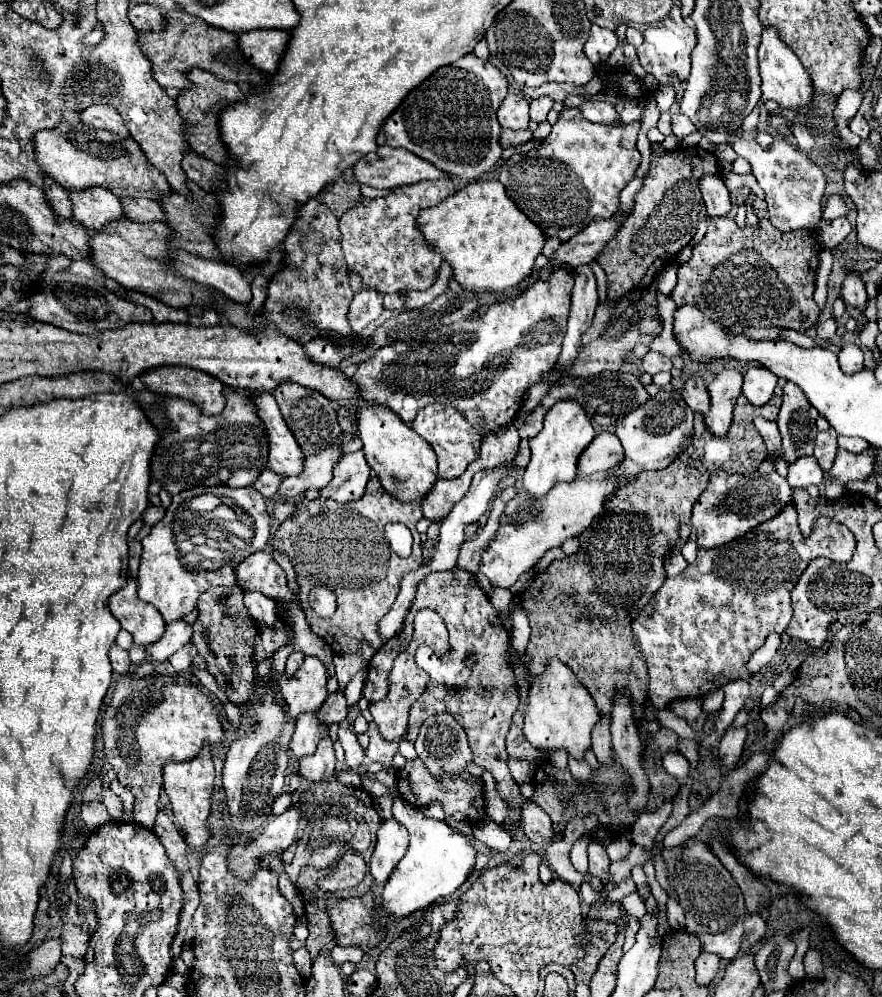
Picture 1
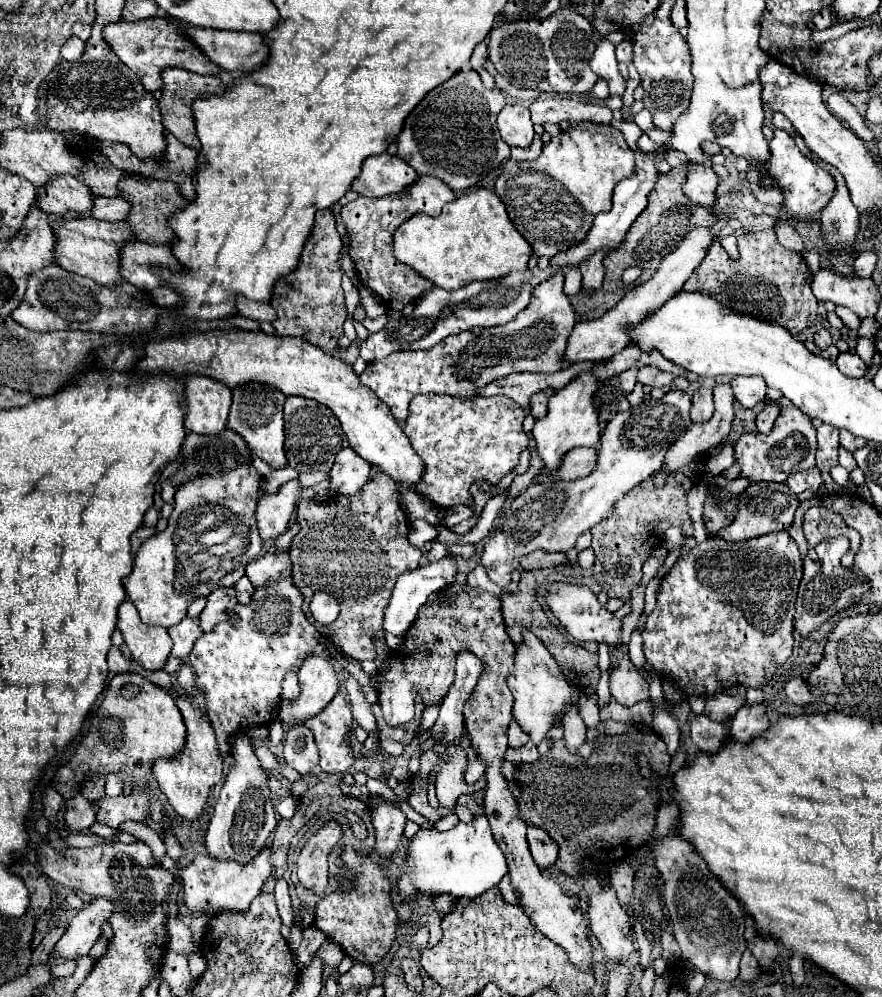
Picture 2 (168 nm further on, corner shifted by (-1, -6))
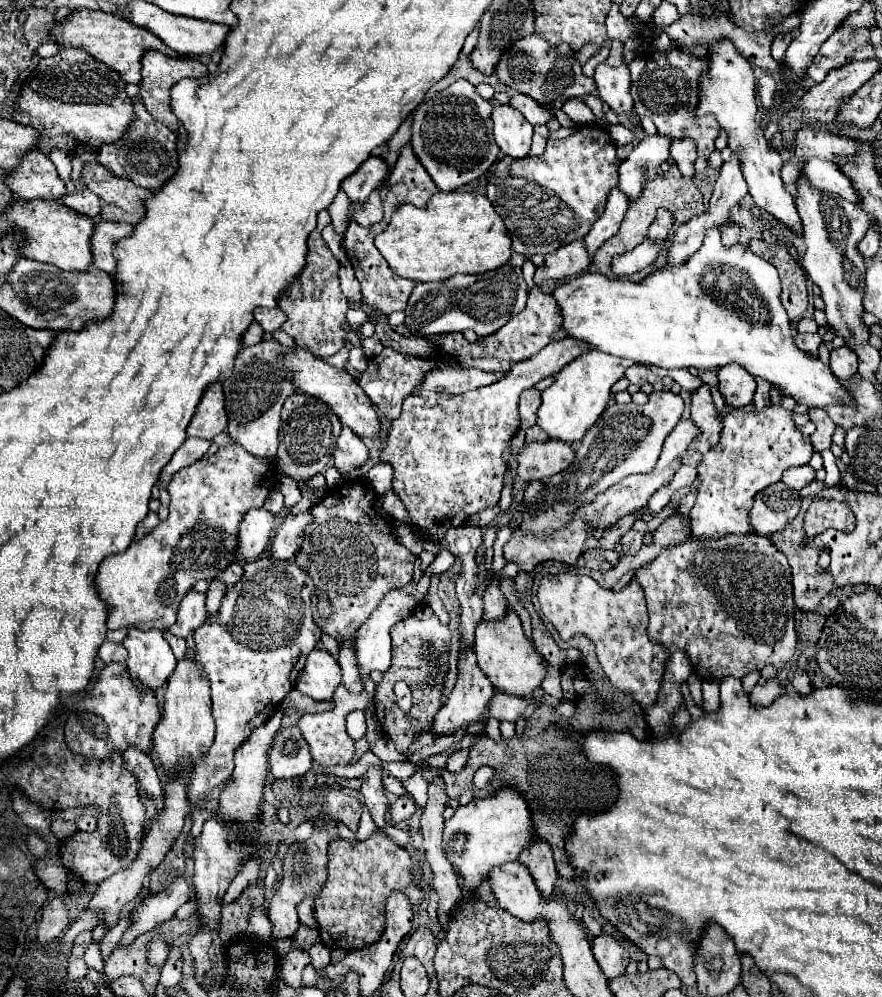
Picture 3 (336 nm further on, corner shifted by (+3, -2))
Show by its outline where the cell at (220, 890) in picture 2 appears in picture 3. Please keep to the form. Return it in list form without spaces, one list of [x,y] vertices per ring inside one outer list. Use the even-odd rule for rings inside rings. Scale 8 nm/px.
[[[186,876],[174,878],[162,892],[156,892],[144,906],[132,914],[132,928],[122,936],[120,946],[128,946],[136,936],[174,918],[176,910],[194,898],[194,886]]]

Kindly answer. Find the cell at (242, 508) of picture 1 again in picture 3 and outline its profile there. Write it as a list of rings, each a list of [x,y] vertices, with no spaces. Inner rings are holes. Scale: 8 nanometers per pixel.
[[[232,444],[232,446],[226,446],[226,448],[220,448],[214,456],[204,456],[202,460],[194,462],[192,466],[186,466],[182,470],[178,470],[174,476],[172,476],[172,482],[168,484],[168,494],[170,494],[170,516],[164,524],[158,524],[148,536],[144,536],[142,540],[138,542],[132,542],[130,548],[124,552],[124,554],[114,554],[114,556],[108,556],[106,560],[102,560],[100,564],[100,570],[96,574],[96,588],[100,588],[100,596],[108,602],[108,608],[110,608],[110,614],[108,614],[108,622],[106,626],[108,630],[118,630],[118,628],[126,628],[126,626],[134,626],[134,628],[140,628],[140,630],[152,630],[152,628],[160,628],[160,630],[166,630],[168,626],[172,626],[176,622],[176,612],[178,612],[178,606],[182,602],[182,598],[188,594],[188,590],[192,590],[192,586],[198,582],[198,580],[214,580],[218,578],[236,558],[236,546],[238,546],[238,526],[244,518],[244,514],[250,510],[250,508],[258,508],[264,504],[264,500],[268,498],[270,494],[270,488],[276,484],[276,476],[272,474],[270,470],[270,462],[264,458],[256,458],[252,454],[248,454],[240,444]]]

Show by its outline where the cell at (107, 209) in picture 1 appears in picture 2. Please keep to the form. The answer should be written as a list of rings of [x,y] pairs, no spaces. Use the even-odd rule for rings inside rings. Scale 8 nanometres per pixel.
[[[64,176],[54,178],[52,182],[46,182],[42,186],[42,192],[38,194],[36,202],[46,214],[64,216],[70,210],[76,210],[80,216],[86,216],[92,210],[94,196],[90,194],[88,186],[84,186],[80,180]]]

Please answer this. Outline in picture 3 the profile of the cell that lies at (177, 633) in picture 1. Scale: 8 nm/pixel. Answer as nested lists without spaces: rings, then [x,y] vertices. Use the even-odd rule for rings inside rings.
[[[190,590],[184,600],[180,602],[178,608],[178,620],[176,624],[172,624],[166,632],[178,636],[178,638],[186,638],[188,634],[192,634],[196,628],[200,628],[204,624],[204,620],[208,618],[206,610],[204,610],[204,594],[198,594],[194,590]]]

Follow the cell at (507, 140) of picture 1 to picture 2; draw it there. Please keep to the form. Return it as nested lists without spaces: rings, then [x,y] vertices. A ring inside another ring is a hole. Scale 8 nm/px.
[[[536,134],[534,142],[530,148],[512,148],[512,158],[514,160],[536,160],[542,154],[542,138]]]

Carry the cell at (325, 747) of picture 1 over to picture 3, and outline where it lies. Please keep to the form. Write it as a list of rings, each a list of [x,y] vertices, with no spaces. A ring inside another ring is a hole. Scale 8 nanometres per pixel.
[[[340,684],[336,690],[334,690],[334,696],[332,696],[332,704],[334,708],[328,710],[328,712],[320,712],[320,714],[302,714],[298,726],[300,726],[300,732],[302,736],[306,738],[308,746],[310,746],[310,754],[312,758],[320,764],[320,766],[346,766],[352,762],[354,758],[354,740],[348,736],[346,732],[346,716],[352,712],[352,710],[358,710],[358,708],[370,708],[374,705],[374,698],[372,703],[372,696],[370,694],[360,694],[360,696],[348,696],[348,690]]]

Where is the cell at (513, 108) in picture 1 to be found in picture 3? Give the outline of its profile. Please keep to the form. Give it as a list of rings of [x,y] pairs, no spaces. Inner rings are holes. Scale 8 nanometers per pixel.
[[[498,104],[492,112],[494,140],[506,156],[524,158],[532,144],[532,124],[510,104]]]

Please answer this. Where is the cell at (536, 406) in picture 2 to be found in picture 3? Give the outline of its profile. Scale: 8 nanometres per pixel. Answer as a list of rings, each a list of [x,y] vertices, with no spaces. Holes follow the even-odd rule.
[[[526,388],[520,396],[520,428],[526,432],[536,424],[536,410],[540,408],[540,390]]]

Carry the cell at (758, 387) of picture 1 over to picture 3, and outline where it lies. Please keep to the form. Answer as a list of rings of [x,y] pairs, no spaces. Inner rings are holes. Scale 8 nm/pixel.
[[[724,366],[718,370],[720,394],[730,408],[744,408],[752,404],[752,396],[756,392],[754,376],[742,366]]]

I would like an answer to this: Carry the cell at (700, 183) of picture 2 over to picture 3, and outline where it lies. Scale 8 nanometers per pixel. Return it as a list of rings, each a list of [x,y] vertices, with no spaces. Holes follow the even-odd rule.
[[[674,140],[670,146],[670,154],[680,168],[682,176],[692,180],[694,178],[694,160],[696,160],[696,146],[692,140]]]

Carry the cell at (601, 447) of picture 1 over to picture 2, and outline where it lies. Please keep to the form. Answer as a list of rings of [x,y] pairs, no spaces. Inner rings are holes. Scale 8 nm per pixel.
[[[576,448],[564,456],[560,470],[552,476],[560,480],[576,480],[588,476],[596,466],[596,450],[594,448]]]

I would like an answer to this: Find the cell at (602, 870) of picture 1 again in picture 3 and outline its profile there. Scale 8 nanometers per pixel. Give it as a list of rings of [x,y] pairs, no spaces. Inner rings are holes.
[[[608,932],[598,934],[592,940],[592,952],[608,980],[624,974],[630,958],[628,958],[624,944],[616,938],[616,934],[608,934]]]

